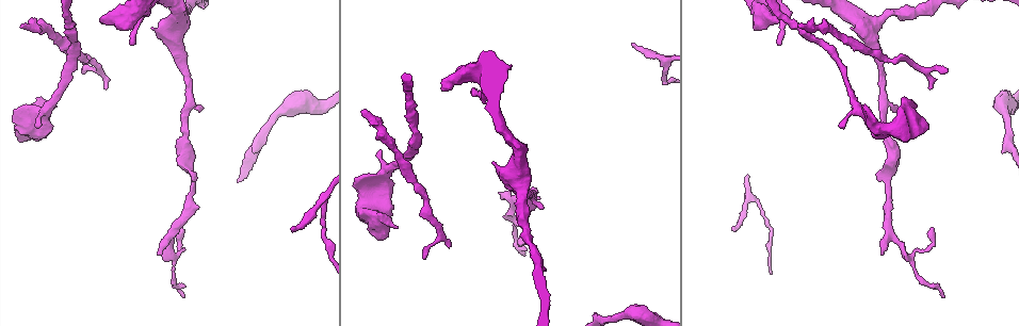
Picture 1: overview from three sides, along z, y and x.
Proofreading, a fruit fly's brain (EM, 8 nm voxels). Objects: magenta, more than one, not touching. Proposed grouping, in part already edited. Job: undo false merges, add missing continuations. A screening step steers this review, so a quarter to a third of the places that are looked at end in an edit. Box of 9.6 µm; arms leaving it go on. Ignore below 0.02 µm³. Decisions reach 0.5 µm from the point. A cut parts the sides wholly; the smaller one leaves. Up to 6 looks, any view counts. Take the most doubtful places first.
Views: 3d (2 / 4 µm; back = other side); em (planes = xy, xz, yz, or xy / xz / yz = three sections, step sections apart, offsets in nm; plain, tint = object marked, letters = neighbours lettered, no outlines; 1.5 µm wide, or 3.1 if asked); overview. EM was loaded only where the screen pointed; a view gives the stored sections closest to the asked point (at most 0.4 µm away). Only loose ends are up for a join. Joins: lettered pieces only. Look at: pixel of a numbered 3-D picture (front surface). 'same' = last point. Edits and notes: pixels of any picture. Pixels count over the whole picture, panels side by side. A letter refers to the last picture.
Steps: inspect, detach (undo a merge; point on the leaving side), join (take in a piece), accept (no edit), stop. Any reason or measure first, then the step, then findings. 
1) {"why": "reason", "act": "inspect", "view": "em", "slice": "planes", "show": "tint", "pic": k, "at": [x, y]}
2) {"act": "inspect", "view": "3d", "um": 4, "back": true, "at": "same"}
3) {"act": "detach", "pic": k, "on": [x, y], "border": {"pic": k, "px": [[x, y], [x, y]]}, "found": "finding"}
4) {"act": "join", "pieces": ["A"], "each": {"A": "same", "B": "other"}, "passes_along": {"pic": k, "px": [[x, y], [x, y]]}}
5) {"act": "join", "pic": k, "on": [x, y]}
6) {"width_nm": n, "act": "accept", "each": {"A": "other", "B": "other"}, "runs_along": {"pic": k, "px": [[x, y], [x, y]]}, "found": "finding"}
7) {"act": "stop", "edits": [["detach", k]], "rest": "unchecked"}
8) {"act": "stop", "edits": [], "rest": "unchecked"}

{"why": "an open end", "act": "inspect", "view": "3d", "um": 2, "pic": 1, "at": [880, 254]}

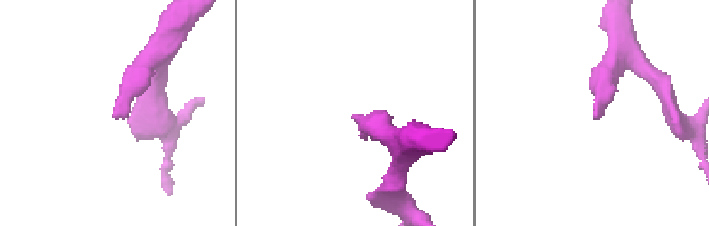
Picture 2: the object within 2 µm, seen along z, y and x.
{"act": "inspect", "view": "em", "slice": "planes", "show": "plain", "pic": 2, "at": [352, 117]}

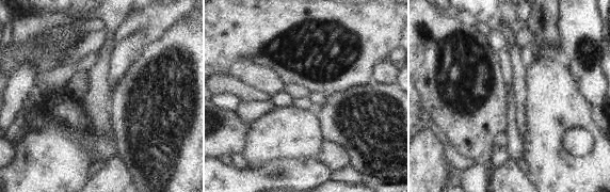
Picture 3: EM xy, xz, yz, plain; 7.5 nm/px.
{"act": "inspect", "view": "em", "slice": "planes", "show": "letters", "at": "same"}

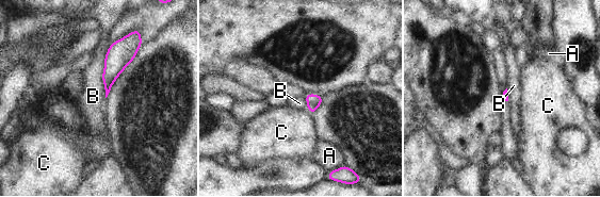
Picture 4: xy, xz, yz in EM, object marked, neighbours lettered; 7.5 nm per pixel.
{"act": "accept", "each": {"A": "other", "B": "other", "C": "other"}, "border": {"pic": 4, "px": [[111, 43], [102, 71], [104, 97]]}, "found": "none of them fits"}

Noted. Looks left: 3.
{"why": "an open end", "act": "inspect", "view": "em", "slice": "xz", "step": 8, "show": "tint", "pic": 1, "at": [934, 228]}

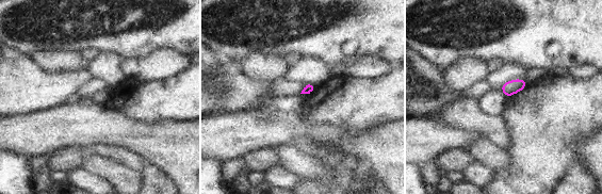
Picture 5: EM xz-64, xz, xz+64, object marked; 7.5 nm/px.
{"why": "cut it another way", "act": "inspect", "view": "em", "slice": "planes", "show": "letters", "at": "same"}

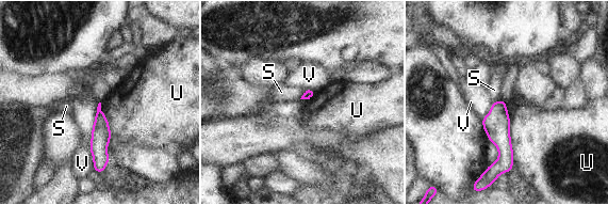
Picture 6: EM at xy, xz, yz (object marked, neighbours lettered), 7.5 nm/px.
{"act": "accept", "each": {"S": "other", "U": "other", "V": "other"}, "runs_along": {"pic": 6, "px": [[99, 112], [99, 163], [96, 167]]}, "found": "none of them fits"}

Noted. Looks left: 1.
{"why": "an open end", "act": "inspect", "view": "em", "slice": "planes", "show": "letters", "pic": 1, "at": [424, 258]}

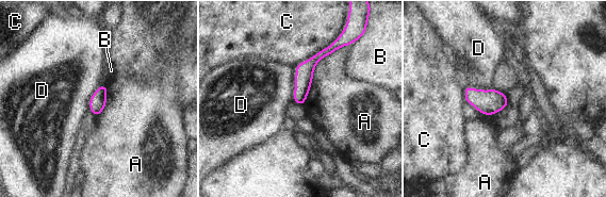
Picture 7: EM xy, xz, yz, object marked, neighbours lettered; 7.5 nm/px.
{"width_nm": 130, "act": "accept", "each": {"A": "other", "B": "other", "C": "other", "D": "other"}, "border": {"pic": 7, "px": [[347, 45], [316, 64], [302, 104]]}, "found": "no lettered piece goes on from it"}

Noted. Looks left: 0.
{"act": "stop", "edits": [], "rest": "unchecked"}

